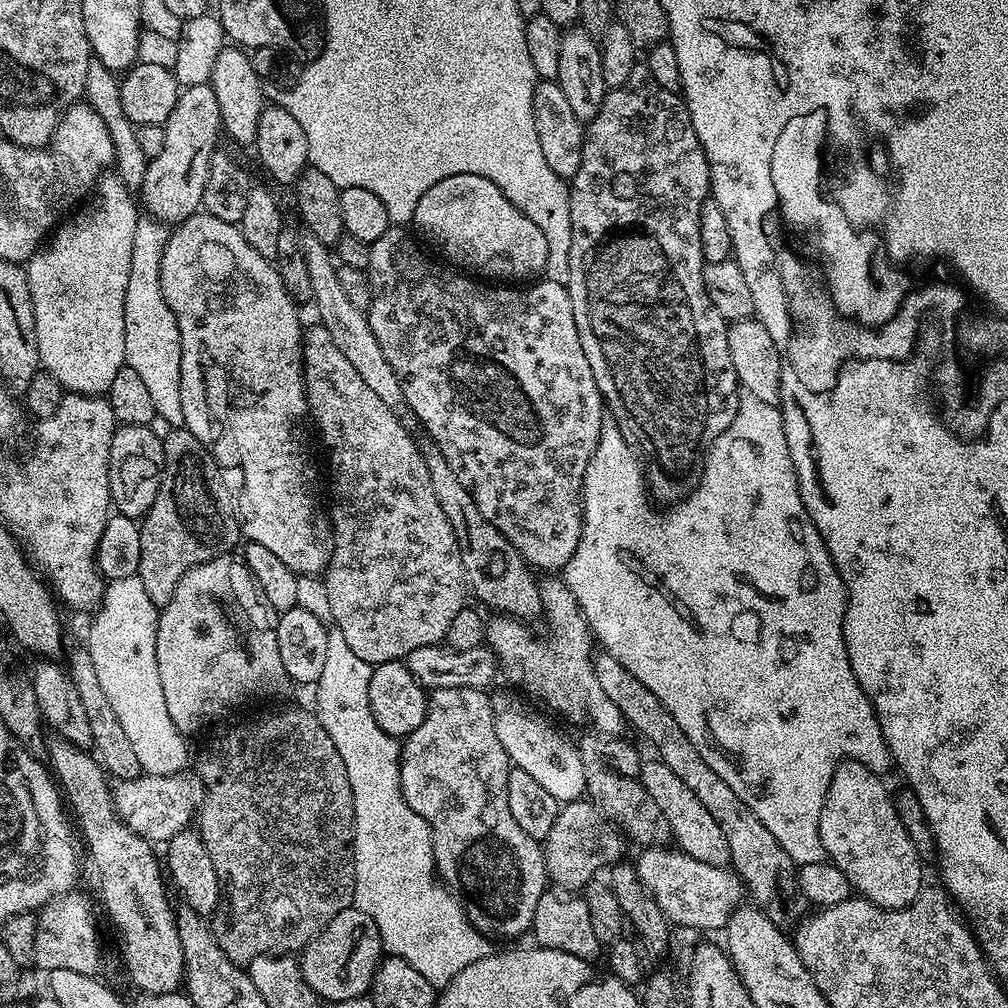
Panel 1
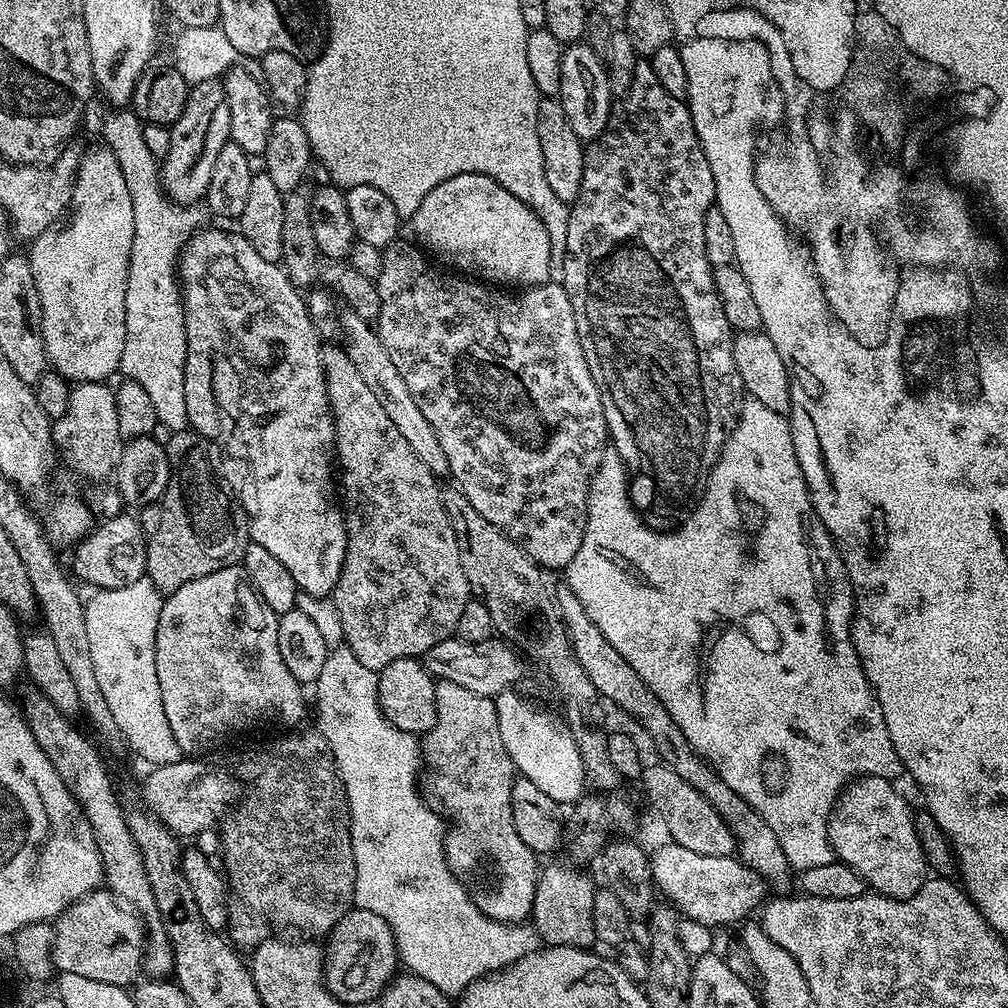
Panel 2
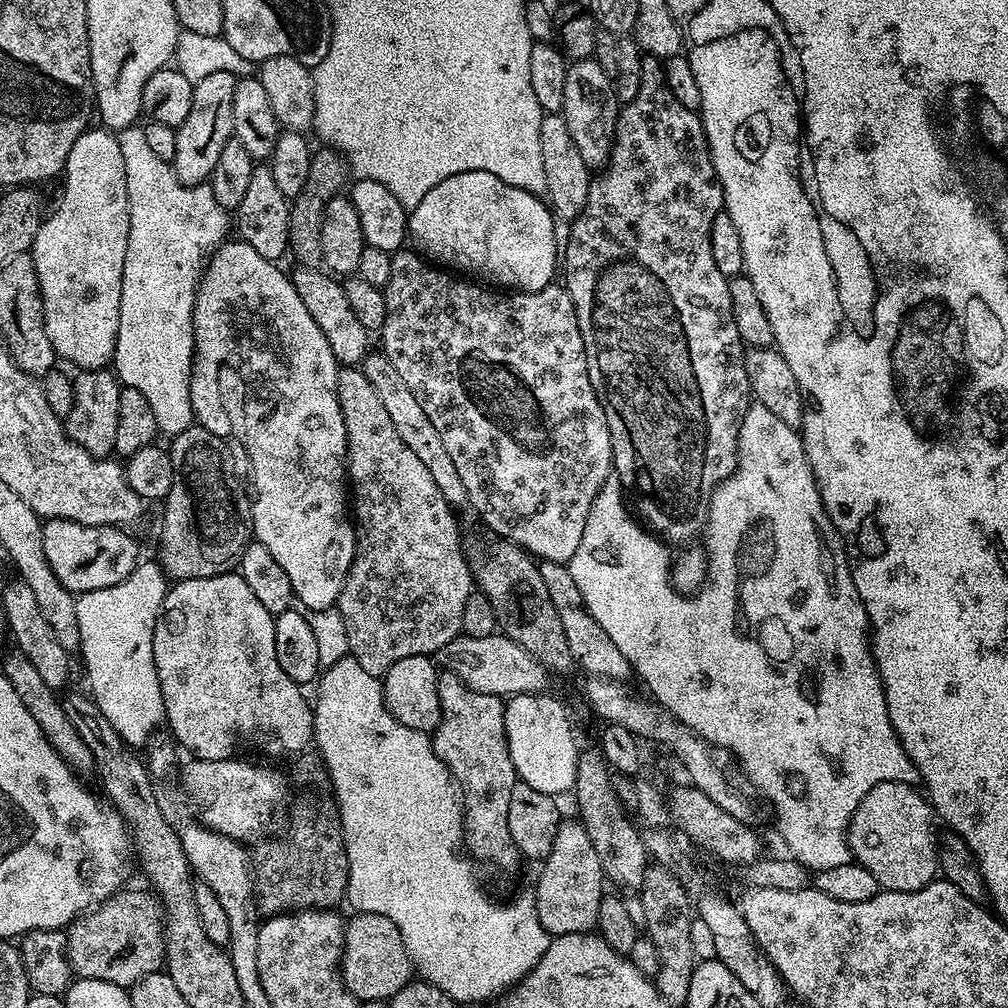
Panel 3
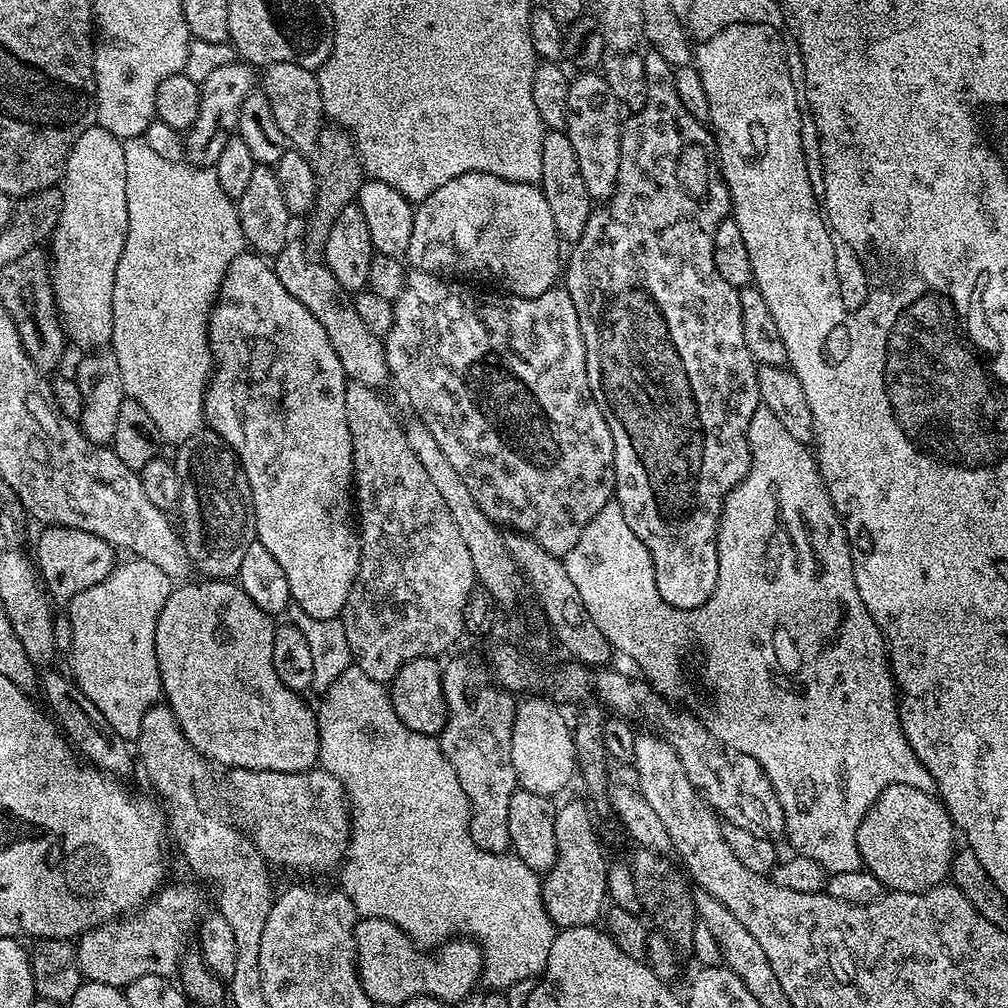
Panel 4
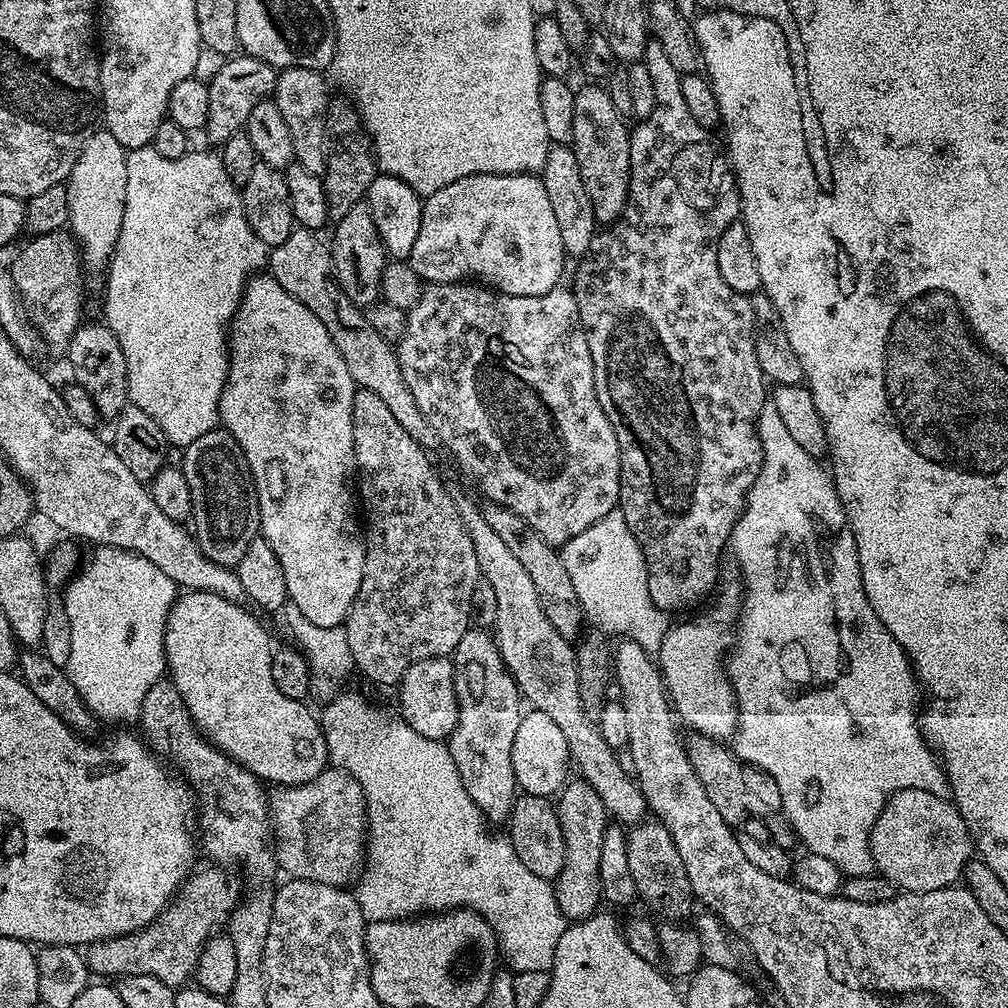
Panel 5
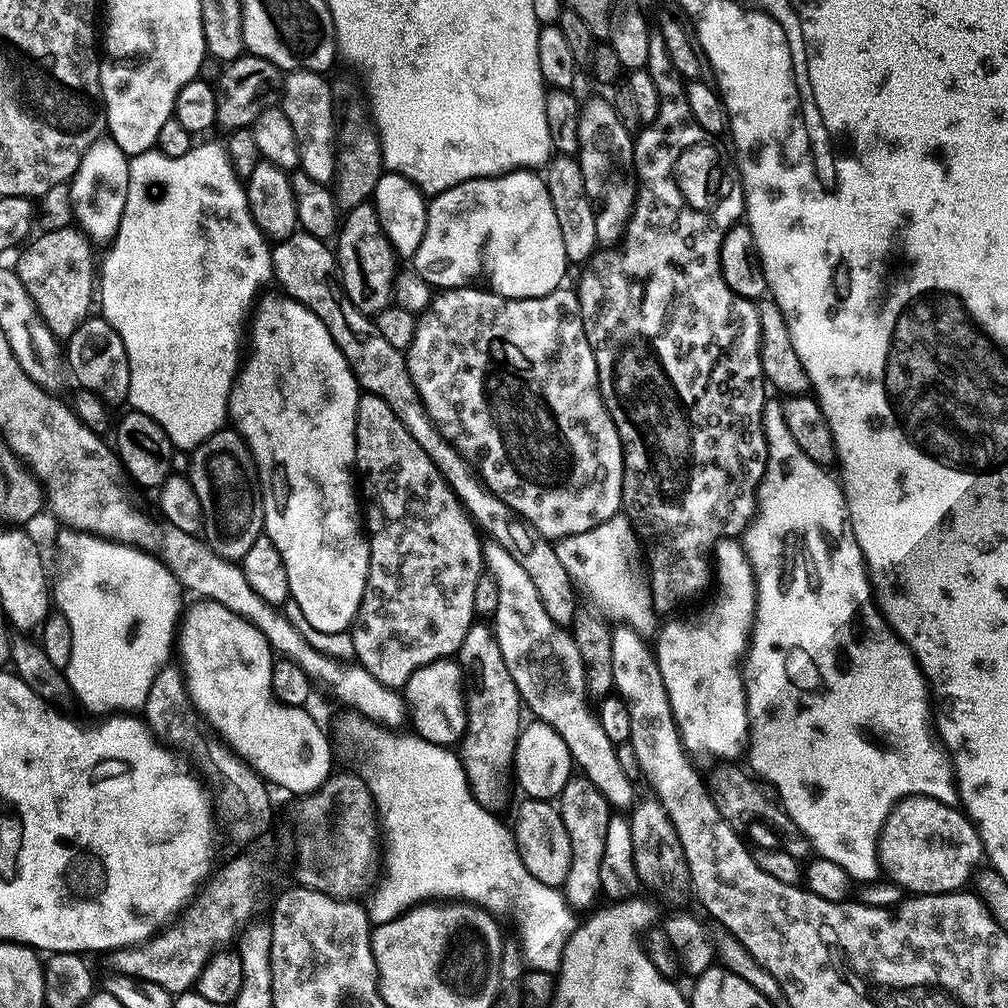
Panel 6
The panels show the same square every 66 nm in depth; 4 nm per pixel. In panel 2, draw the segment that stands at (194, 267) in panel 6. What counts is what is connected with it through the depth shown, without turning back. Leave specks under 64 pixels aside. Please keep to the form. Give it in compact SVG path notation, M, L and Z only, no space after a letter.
M112 110L104 120L103 143L114 154L114 158L118 158L118 166L122 166L122 178L126 178L126 190L130 190L130 202L134 202L134 246L130 250L130 270L126 282L126 342L119 371L124 372L127 379L138 382L142 390L146 390L154 406L156 422L165 423L173 430L184 430L189 427L184 393L184 363L188 351L178 261L182 245L205 223L205 213L200 213L196 206L173 204L165 196L158 162L150 154L150 150L146 150L146 142L142 138L143 129L144 124L140 117L132 110Z

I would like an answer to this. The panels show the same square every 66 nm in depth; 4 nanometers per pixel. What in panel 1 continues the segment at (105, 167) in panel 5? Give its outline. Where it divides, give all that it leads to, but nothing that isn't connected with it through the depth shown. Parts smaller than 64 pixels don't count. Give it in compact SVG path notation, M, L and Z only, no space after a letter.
M105 174L96 181L96 187L83 208L84 212L77 211L73 220L65 219L51 233L50 243L37 250L31 260L27 261L26 271L34 306L34 330L40 368L58 378L65 392L77 392L83 396L104 396L110 382L114 382L114 374L126 367L124 303L126 286L130 282L134 230L142 216L133 193L116 174Z

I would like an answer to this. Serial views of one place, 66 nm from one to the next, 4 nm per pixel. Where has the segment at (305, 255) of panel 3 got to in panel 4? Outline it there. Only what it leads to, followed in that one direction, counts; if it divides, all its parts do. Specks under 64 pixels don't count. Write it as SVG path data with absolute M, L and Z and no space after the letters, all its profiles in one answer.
M324 126L318 134L317 146L310 153L314 178L316 179L316 197L314 206L306 217L308 229L302 233L304 245L313 254L323 253L326 238L330 234L330 226L334 226L334 218L355 201L356 195L364 185L366 173L360 163L360 151L351 132L335 126Z

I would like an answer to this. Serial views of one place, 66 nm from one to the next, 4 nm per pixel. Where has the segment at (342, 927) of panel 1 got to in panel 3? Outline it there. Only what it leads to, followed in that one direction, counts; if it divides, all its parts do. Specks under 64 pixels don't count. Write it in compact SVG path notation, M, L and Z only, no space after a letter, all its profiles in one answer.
M358 912L351 918L344 926L342 975L346 990L361 1002L387 1002L414 979L412 960L402 942L402 934L398 934L398 926L394 926L390 918L382 918L382 914Z

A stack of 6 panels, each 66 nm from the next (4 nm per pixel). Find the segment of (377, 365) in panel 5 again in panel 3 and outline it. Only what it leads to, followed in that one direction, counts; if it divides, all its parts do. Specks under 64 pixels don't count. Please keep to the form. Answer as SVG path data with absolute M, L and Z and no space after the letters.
M293 267L290 279L294 290L298 290L298 298L310 310L310 318L318 322L318 330L326 334L326 342L330 342L330 350L334 354L336 363L341 366L356 366L369 355L368 340L370 334L362 322L358 322L354 310L350 310L350 302L346 298L343 283L335 275L329 274L320 268Z

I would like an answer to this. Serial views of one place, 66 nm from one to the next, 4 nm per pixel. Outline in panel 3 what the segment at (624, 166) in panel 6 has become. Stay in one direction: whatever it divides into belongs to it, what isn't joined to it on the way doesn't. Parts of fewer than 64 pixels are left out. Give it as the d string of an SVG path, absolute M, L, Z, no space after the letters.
M593 58L571 61L567 67L564 121L570 129L570 138L574 138L574 146L578 146L578 154L582 154L582 162L586 162L589 170L603 169L616 142L616 119L620 117L622 107L616 98L614 80Z

